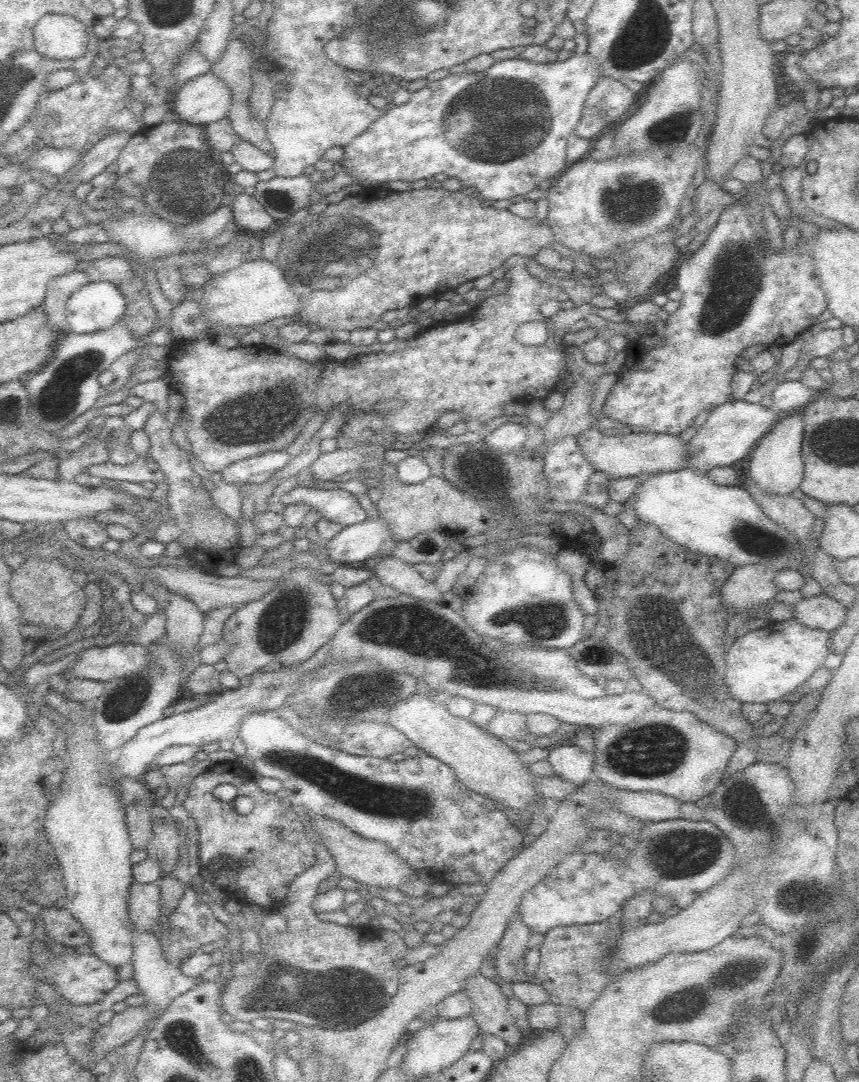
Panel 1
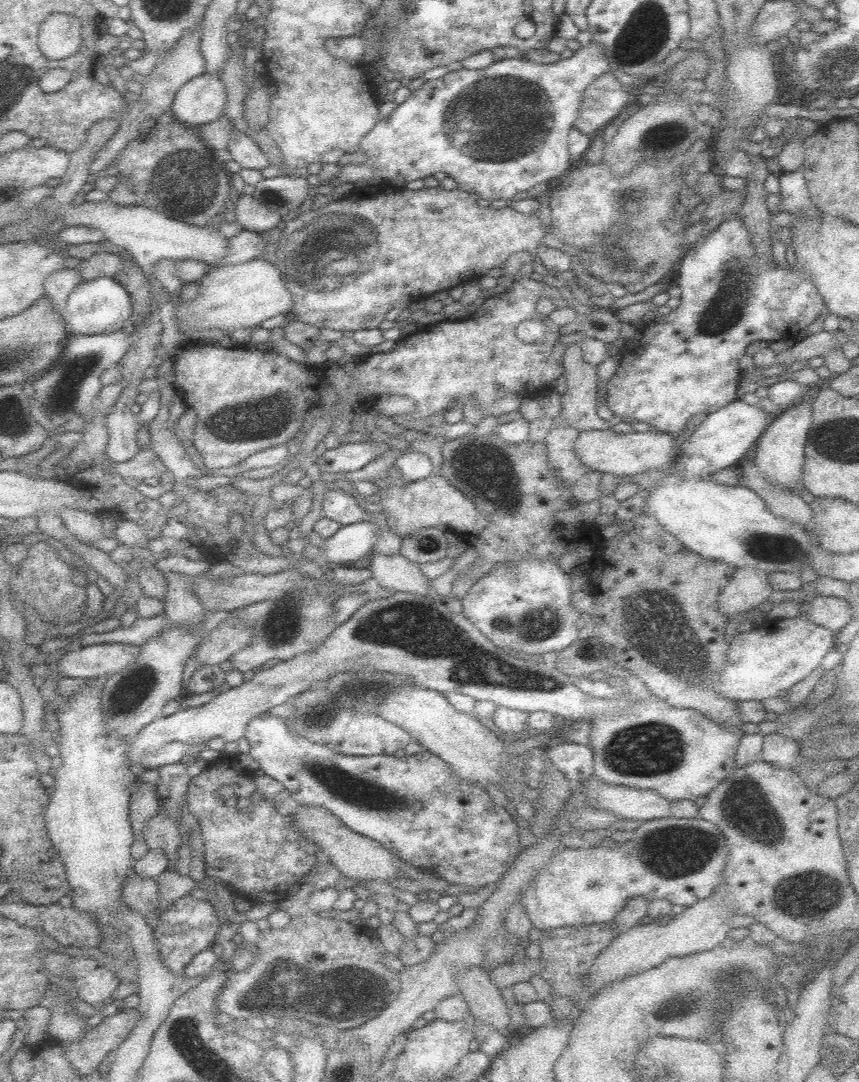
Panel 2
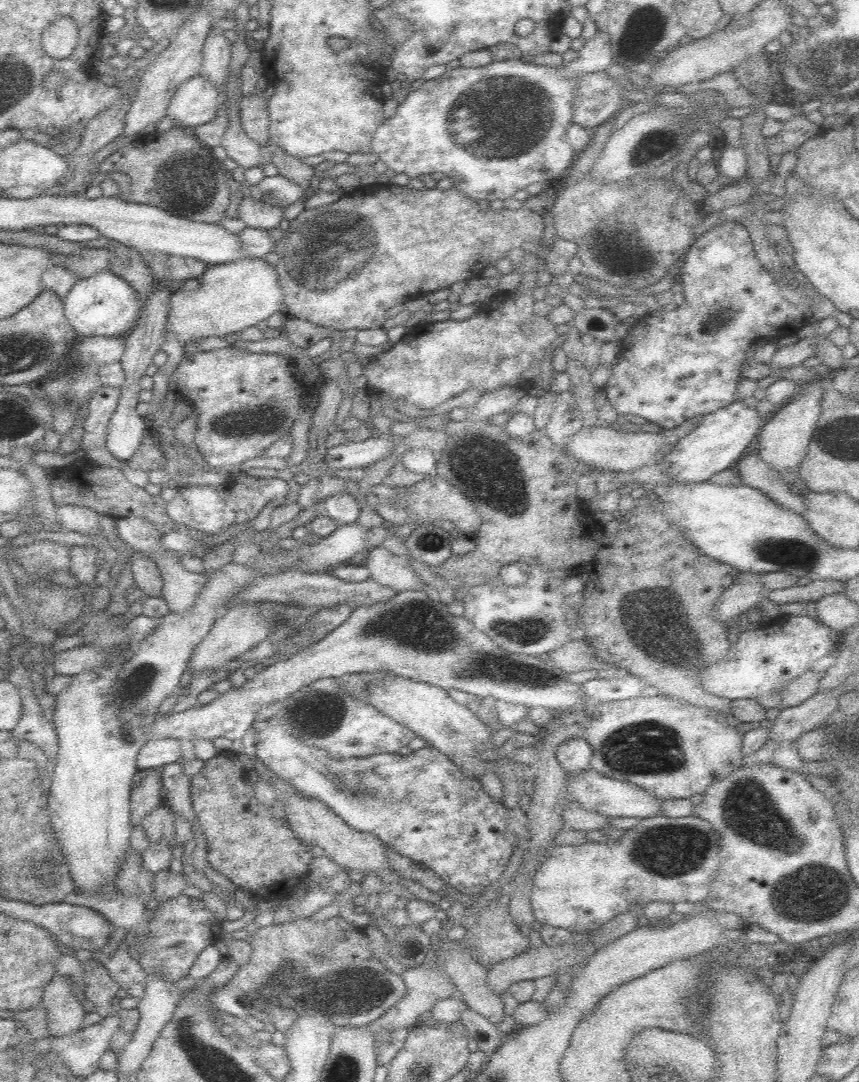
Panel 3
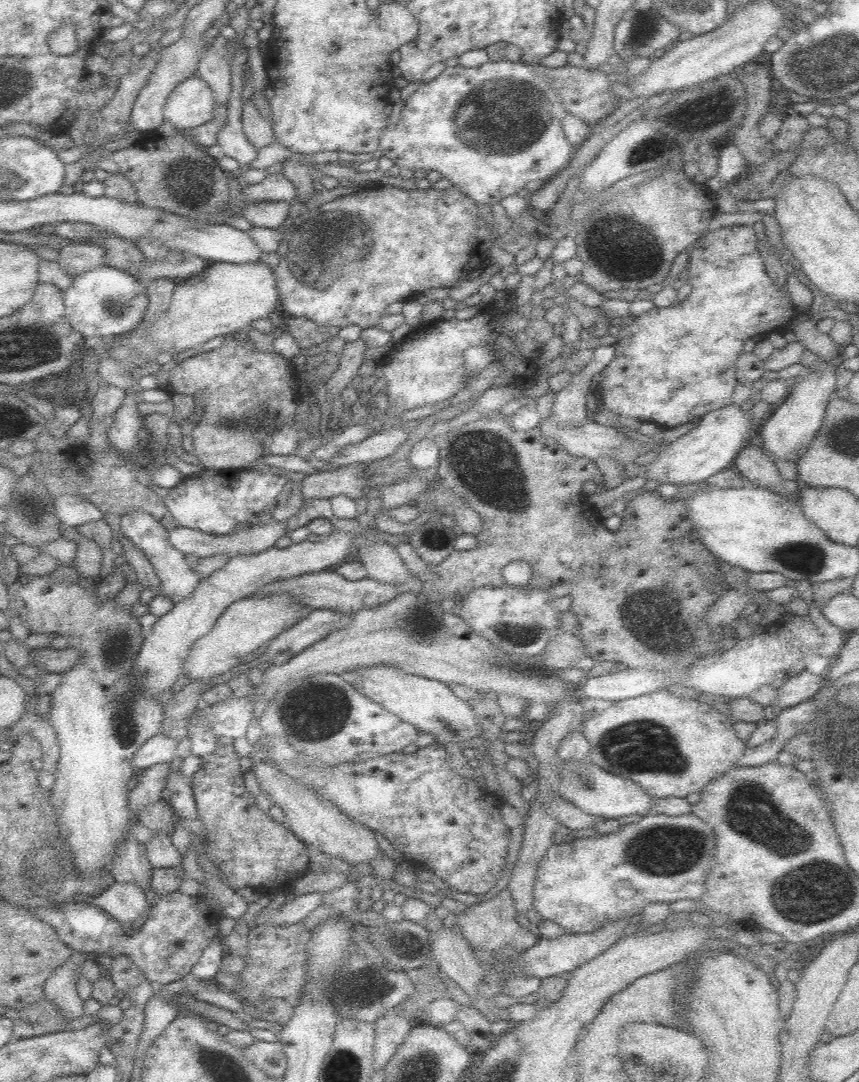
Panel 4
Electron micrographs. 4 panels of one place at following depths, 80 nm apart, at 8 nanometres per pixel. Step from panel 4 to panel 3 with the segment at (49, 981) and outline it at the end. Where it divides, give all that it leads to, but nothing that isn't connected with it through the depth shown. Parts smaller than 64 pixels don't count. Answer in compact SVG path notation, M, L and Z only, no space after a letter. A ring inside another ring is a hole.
M54 975L43 992L40 1006L47 1012L46 1036L72 1034L84 1027L86 1012L70 989L69 976Z

